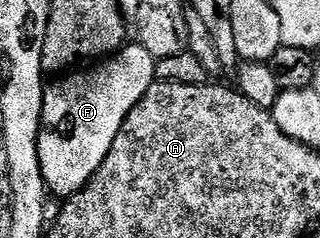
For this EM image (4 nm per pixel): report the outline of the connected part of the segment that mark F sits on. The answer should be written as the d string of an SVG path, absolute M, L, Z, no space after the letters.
M130 42L119 48L113 56L103 59L93 66L86 66L81 70L71 71L61 78L55 79L58 80L55 84L47 83L45 85L42 93L42 125L38 128L38 161L40 162L40 170L42 171L42 180L46 183L47 189L49 189L53 195L59 198L74 196L98 173L100 166L104 162L104 158L108 158L108 150L112 150L112 142L116 142L116 134L120 134L120 126L124 126L124 118L128 118L128 114L136 106L136 102L140 102L140 98L144 98L144 94L148 94L148 90L156 83L154 79L155 63L152 54L148 54L148 50L144 50L142 44Z

